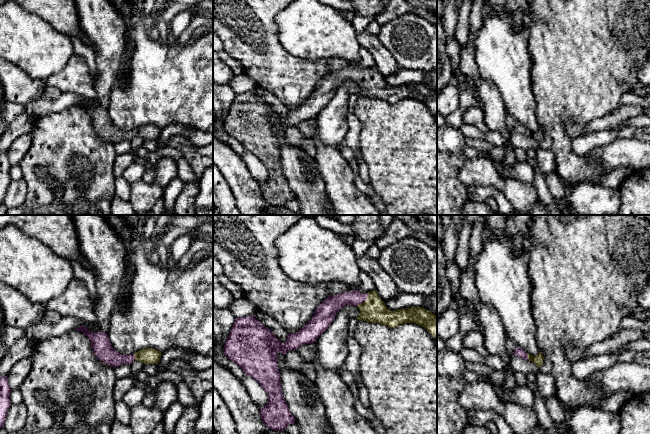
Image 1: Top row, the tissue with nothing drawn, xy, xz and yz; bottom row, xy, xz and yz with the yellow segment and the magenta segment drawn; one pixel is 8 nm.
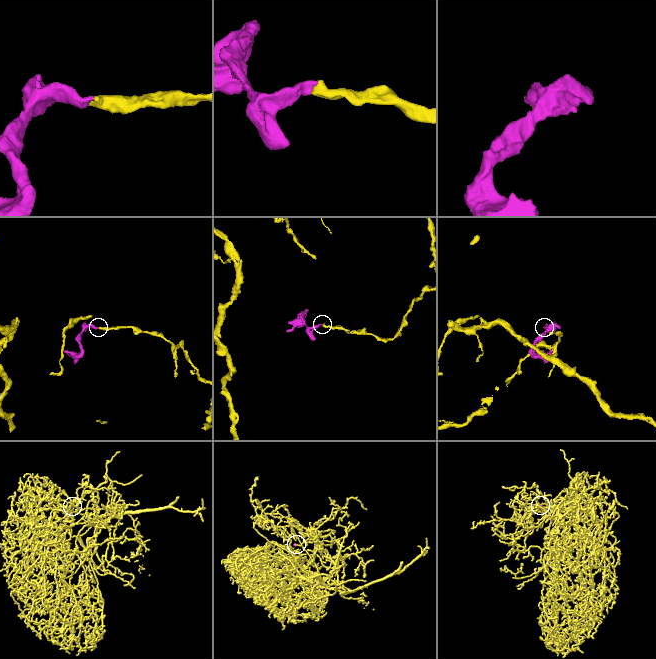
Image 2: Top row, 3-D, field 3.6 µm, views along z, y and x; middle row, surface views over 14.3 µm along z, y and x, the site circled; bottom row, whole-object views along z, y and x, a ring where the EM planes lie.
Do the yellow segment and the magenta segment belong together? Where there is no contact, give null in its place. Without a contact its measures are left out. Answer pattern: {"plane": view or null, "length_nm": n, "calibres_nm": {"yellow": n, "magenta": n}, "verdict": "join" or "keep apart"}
{"plane": "xz", "length_nm": 140, "calibres_nm": {"yellow": 190, "magenta": 140}, "verdict": "join"}

